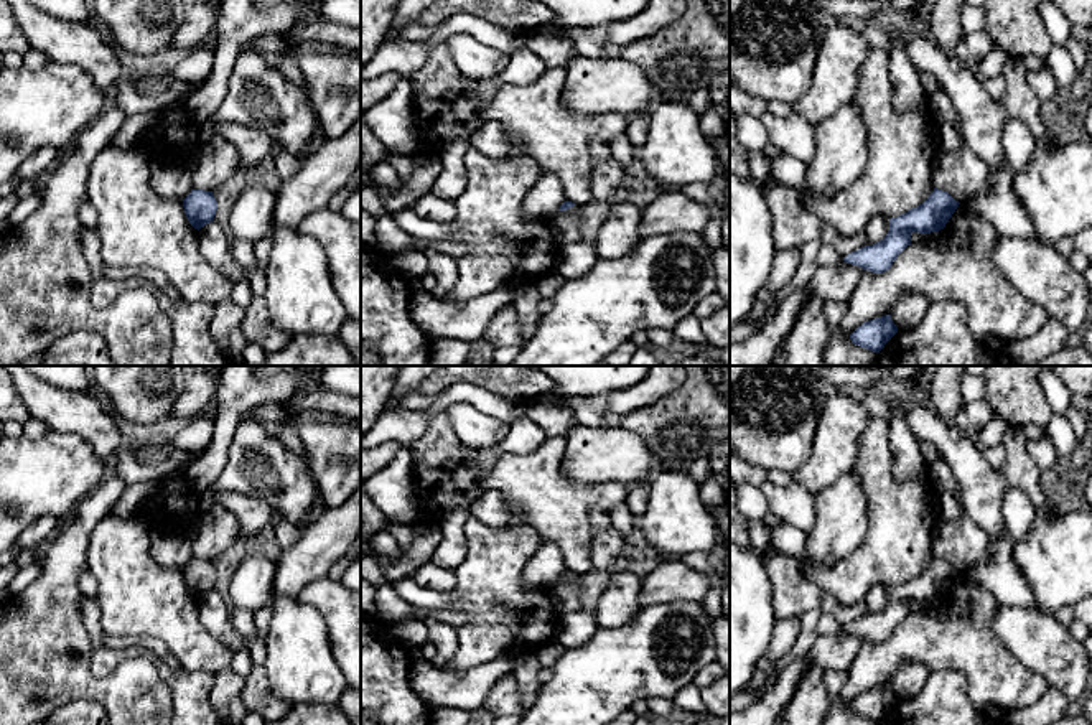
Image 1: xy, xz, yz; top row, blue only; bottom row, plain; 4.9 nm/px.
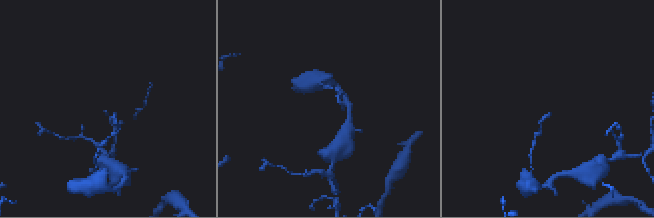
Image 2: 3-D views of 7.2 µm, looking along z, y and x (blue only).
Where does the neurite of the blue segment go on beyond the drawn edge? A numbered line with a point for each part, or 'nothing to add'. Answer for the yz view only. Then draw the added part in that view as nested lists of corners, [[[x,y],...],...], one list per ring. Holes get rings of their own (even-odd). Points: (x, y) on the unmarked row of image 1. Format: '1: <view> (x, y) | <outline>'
nothing to add

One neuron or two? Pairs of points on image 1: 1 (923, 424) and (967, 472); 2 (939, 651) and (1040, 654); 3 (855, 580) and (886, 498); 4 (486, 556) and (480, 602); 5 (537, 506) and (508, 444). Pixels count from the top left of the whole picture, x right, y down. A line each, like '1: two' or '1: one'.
1: one
2: two
3: one
4: one
5: two

